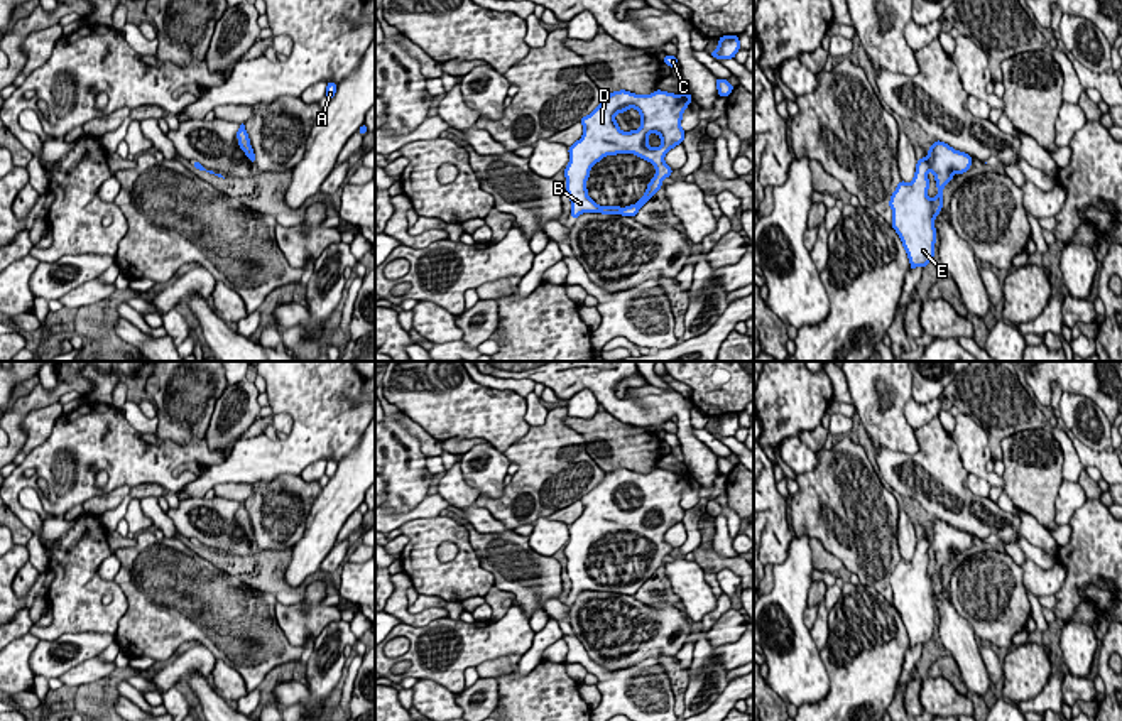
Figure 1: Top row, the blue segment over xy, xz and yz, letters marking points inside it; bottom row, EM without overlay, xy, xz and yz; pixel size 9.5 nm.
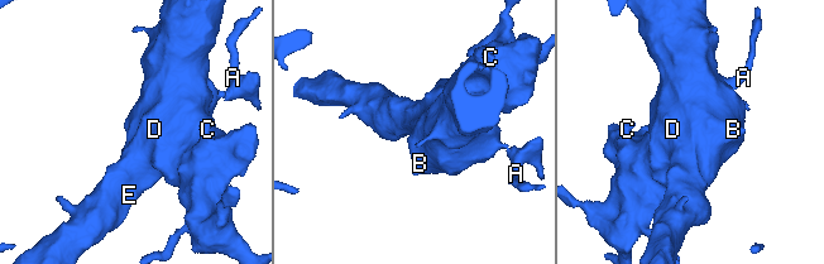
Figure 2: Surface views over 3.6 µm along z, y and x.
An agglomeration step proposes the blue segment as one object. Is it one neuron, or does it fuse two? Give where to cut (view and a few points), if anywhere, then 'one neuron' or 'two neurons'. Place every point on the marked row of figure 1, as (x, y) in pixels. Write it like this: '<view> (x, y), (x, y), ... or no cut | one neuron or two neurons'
no cut | one neuron

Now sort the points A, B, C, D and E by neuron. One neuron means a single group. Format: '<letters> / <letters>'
A B C D E

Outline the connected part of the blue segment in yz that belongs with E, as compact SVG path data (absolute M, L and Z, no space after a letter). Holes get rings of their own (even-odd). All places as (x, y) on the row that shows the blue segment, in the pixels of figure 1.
M934 140L928 155L918 159L912 181L907 184L901 179L891 196L892 209L891 226L899 235L909 258L909 270L921 265L923 268L934 258L936 228L934 218L943 209L943 187L953 176L963 174L972 165L972 155L955 150L945 142ZM928 172L934 174L938 194L928 196Z

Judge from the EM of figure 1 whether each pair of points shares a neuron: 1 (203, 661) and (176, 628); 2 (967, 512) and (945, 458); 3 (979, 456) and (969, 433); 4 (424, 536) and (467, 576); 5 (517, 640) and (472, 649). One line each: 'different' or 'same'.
1: different
2: same
3: same
4: same
5: same

